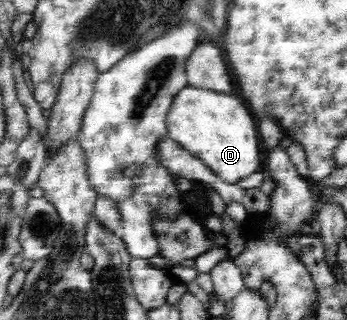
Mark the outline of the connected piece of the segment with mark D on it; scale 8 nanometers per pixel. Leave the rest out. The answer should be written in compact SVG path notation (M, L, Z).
M186 84L174 96L168 109L165 122L167 136L202 160L225 186L231 186L238 183L240 178L258 172L264 164L264 160L254 162L260 156L260 148L256 144L254 120L250 111L239 98Z

